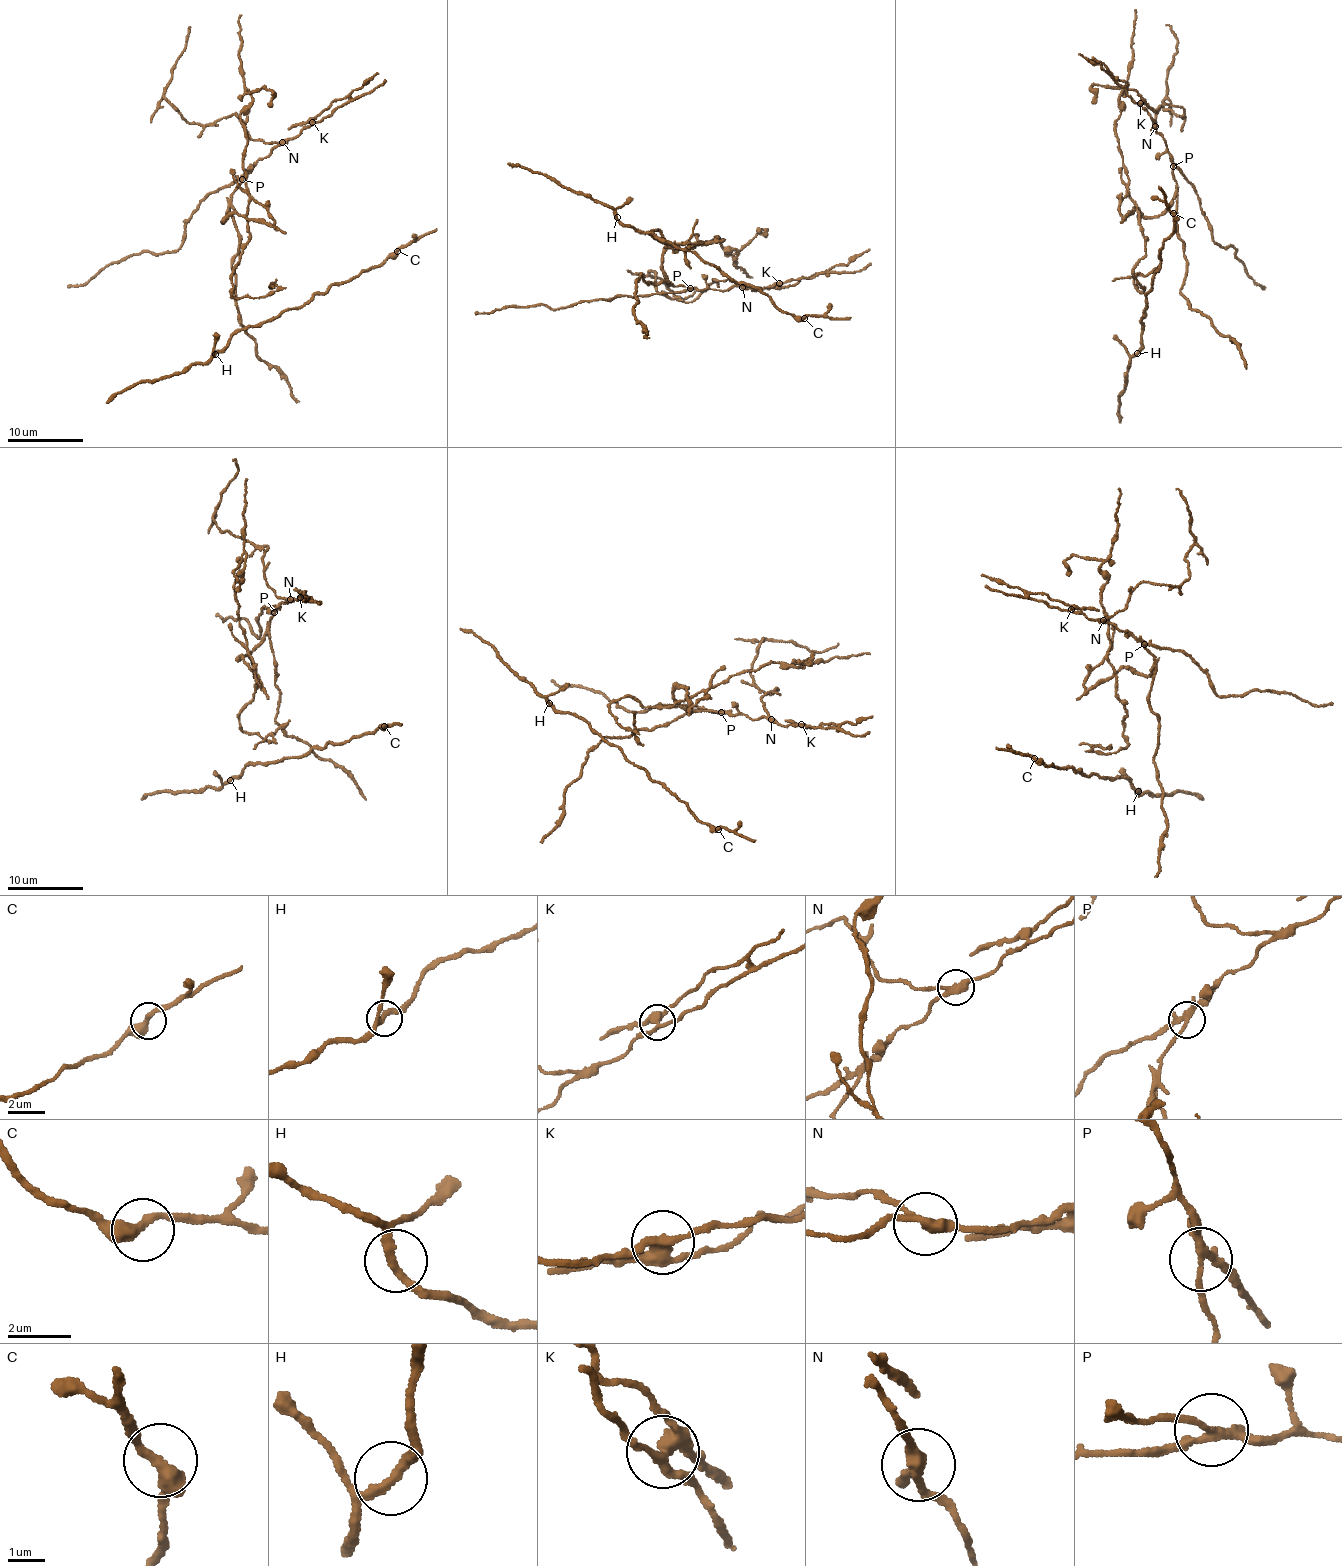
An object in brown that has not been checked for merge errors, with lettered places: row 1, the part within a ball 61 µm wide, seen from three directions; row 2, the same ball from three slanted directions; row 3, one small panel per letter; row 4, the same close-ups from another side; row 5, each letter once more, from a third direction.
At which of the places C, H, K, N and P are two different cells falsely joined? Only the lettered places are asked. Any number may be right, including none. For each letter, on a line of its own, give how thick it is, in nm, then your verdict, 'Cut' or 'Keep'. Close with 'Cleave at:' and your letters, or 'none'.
C: Thickness 360 nm. Keep
H: Thickness 220 nm. Keep
K: Thickness 340 nm. Cut
N: Thickness 280 nm. Cut
P: Thickness 240 nm. Cut
Cleave at: K, N, P

